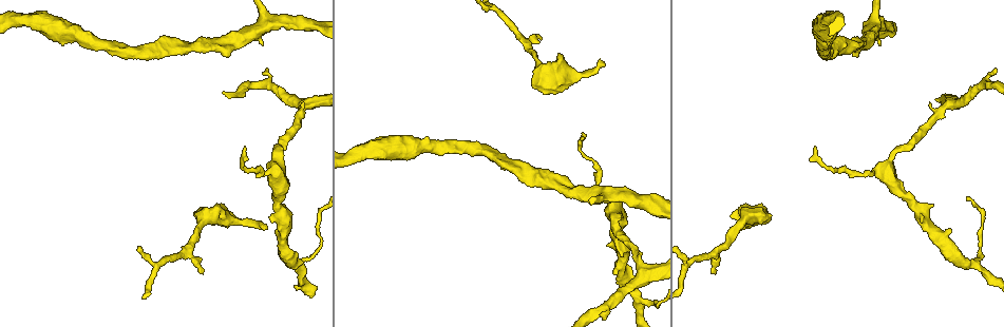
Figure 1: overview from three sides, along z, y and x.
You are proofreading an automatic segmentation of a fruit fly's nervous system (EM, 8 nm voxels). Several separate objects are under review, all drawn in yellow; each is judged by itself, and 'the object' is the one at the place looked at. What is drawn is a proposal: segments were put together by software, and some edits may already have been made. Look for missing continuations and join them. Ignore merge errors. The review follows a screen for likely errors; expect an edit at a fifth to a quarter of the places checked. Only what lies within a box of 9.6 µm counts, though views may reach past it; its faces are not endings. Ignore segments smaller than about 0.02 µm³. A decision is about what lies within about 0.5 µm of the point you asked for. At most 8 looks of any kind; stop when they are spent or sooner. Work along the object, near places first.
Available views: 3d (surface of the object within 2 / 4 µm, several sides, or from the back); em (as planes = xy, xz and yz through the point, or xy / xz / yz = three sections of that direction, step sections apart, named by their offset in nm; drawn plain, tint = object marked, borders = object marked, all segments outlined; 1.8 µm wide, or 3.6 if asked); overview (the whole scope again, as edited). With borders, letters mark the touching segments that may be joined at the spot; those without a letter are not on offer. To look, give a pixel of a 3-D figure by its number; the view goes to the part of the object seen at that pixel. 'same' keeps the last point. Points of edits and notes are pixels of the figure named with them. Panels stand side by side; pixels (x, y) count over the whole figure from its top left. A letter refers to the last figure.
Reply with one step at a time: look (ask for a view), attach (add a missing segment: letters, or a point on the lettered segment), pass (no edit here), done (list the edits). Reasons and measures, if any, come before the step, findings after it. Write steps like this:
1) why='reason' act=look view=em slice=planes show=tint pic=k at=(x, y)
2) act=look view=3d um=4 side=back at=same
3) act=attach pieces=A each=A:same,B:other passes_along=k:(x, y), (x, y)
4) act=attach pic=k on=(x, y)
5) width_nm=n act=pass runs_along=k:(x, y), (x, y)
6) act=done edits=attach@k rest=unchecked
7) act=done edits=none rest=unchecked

act=look view=3d um=2 pic=1 at=(571, 182)

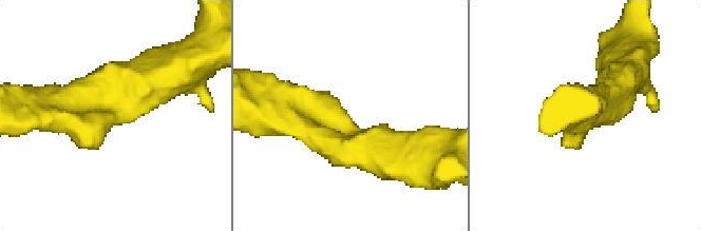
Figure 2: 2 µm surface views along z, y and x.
act=look view=em slice=planes show=tint pic=2 at=(104, 137)

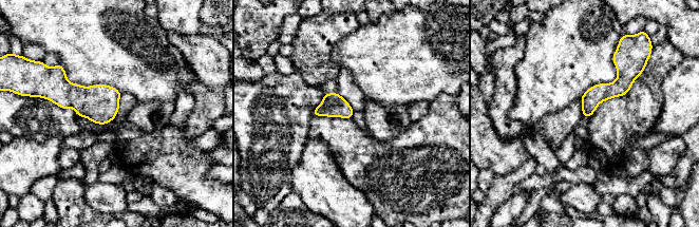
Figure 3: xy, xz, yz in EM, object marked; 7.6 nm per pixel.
why='see the neighbours' act=look view=em slice=planes show=borders at=same

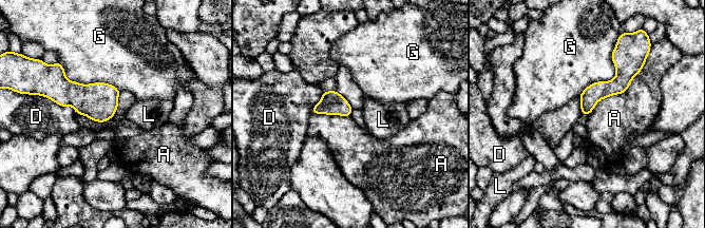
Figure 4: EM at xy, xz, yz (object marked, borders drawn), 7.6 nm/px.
longest_contact=A:550nm act=pass each=A:other,D:other,G:other,L:other found='none of them fits'

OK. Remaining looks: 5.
why='a narrow waist' act=look view=em um=3.6 slice=planes show=tint pic=1 at=(909, 200)

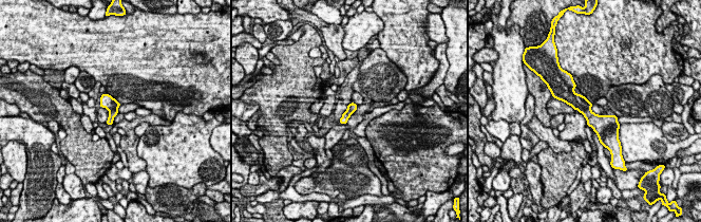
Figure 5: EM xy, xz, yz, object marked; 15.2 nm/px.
why='see the neighbours' act=look view=em um=3.6 slice=planes show=borders at=same

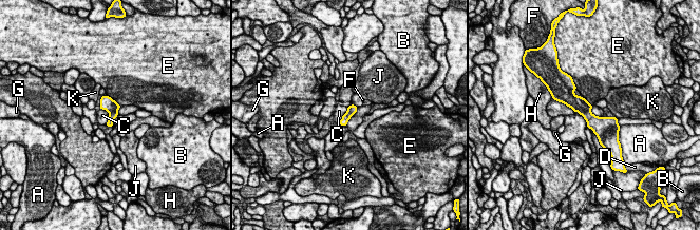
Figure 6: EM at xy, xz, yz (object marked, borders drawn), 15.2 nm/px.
width_nm=140 act=pass each=A:other,B:other,C:other,D:other,E:other,F:other,G:other,H:other,J:other,K:other border=6:(100, 108), (108, 113), (105, 123) found='none of them fits'

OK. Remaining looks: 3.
why='an open end' act=look view=em slice=xy step=8 show=tint pic=1 at=(264, 230)

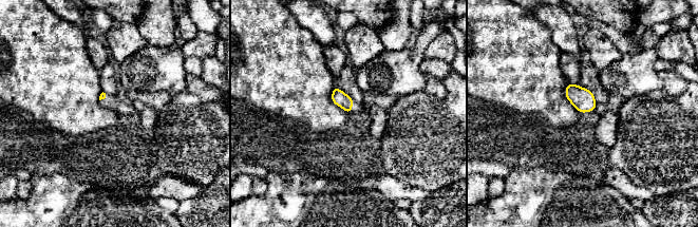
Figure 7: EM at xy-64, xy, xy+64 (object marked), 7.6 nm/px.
act=look view=em slice=planes show=borders at=same

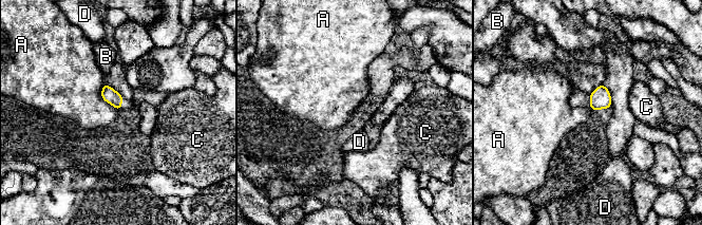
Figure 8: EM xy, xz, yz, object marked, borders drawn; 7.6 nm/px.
longest_contact=A:220nm act=pass each=A:other,B:other,C:other,D:other border=8:(105, 83), (101, 97), (117, 110) found='none of them fits'

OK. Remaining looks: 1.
act=done edits=none rest=unchecked

